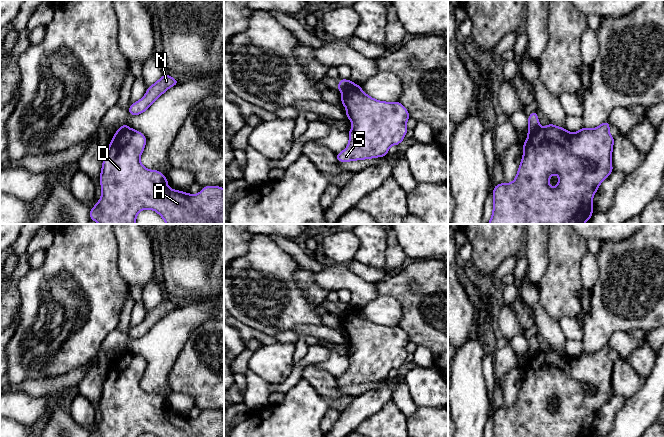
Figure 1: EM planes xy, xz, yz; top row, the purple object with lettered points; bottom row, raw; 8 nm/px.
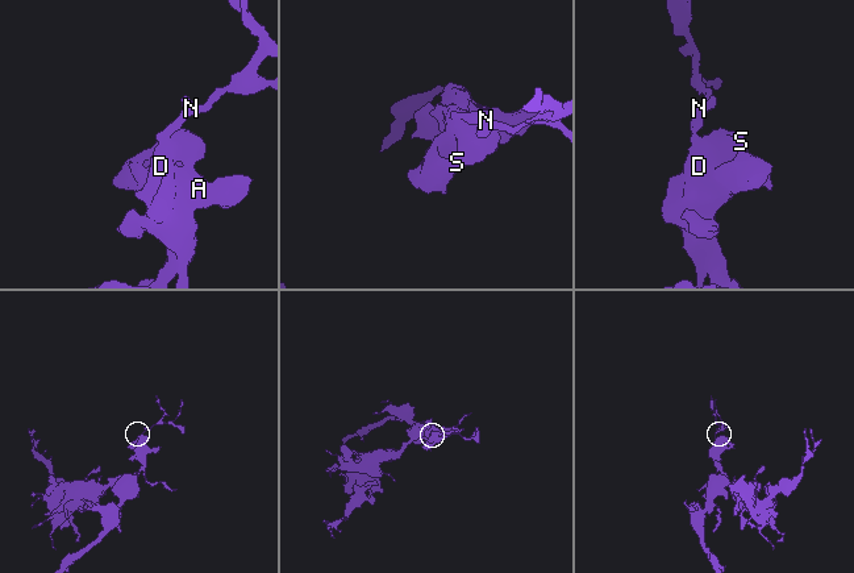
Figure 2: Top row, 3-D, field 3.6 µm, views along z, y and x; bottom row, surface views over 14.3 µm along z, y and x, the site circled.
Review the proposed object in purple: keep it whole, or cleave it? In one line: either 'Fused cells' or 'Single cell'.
Fused cells

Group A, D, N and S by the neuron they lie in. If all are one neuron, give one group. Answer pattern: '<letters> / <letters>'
A D S / N

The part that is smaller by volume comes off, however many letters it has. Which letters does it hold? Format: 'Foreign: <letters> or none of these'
Foreign: N

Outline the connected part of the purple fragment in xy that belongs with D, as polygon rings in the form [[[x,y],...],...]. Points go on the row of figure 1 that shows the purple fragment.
[[[132,128],[114,135],[102,164],[101,198],[91,209],[90,219],[99,224],[136,224],[137,214],[144,209],[151,209],[156,211],[166,224],[224,224],[224,189],[220,186],[205,186],[196,195],[172,190],[167,185],[168,181],[165,175],[157,170],[148,170],[140,163],[145,145],[145,135]]]

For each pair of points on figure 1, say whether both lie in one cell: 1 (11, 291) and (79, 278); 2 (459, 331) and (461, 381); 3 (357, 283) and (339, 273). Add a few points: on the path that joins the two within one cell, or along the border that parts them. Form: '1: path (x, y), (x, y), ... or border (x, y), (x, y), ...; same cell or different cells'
1: border (30, 270), (18, 282), (19, 308); different cells
2: border (476, 330), (458, 350); different cells
3: path (353, 283), (343, 277); same cell

